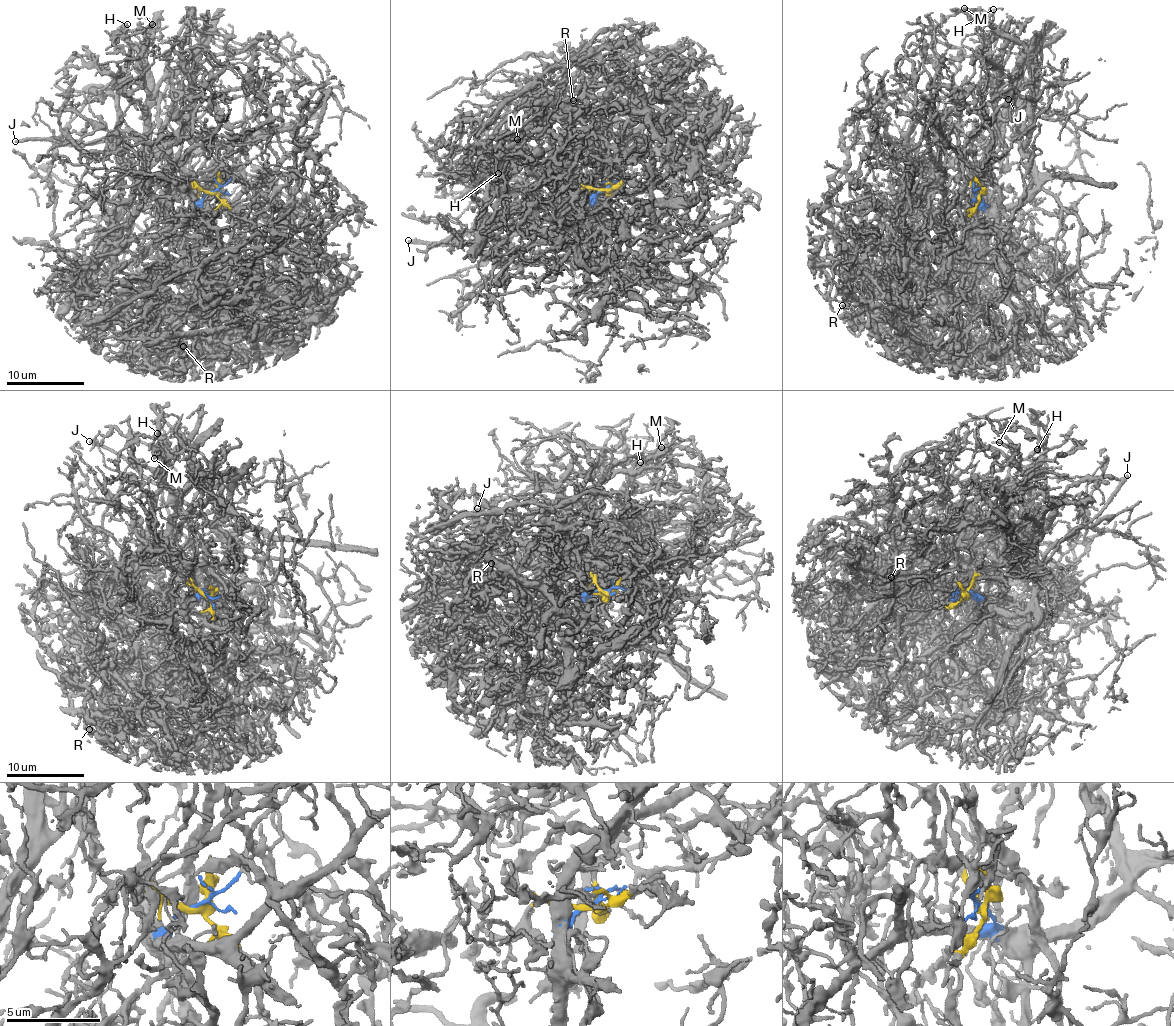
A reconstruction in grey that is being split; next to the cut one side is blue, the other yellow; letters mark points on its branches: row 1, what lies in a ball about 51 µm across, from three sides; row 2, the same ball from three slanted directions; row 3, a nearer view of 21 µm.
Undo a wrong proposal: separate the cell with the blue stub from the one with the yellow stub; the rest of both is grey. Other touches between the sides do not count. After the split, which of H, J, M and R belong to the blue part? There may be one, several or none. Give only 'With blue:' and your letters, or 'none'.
With blue: J

